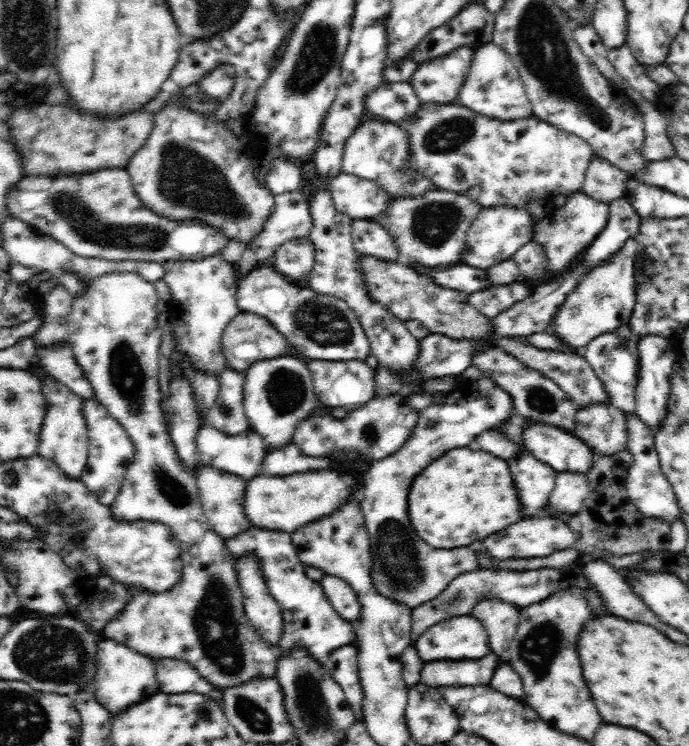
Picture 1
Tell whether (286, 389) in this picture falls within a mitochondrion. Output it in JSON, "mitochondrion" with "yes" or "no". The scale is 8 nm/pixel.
{"mitochondrion":"yes"}

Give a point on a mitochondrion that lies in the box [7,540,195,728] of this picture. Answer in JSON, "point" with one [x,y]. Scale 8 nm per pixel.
{"point":[50,654]}

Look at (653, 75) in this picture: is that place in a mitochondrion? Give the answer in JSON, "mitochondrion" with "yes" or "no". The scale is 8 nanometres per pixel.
{"mitochondrion":"no"}

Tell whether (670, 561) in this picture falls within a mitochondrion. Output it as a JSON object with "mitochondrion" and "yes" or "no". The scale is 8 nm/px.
{"mitochondrion":"no"}

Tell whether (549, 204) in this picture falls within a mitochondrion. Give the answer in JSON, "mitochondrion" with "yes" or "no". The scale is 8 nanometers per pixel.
{"mitochondrion":"no"}

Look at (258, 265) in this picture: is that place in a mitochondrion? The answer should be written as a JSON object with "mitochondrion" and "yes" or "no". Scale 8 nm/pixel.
{"mitochondrion":"no"}

